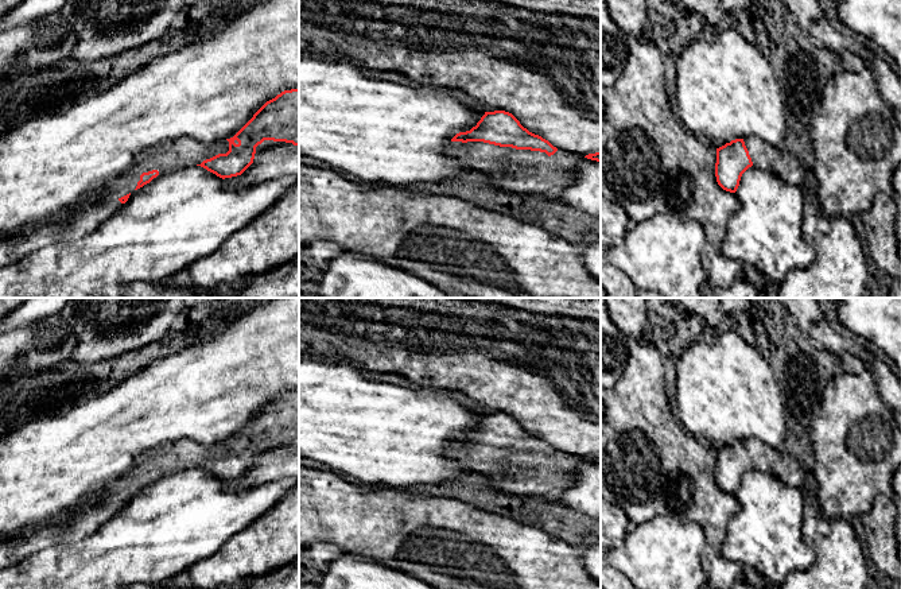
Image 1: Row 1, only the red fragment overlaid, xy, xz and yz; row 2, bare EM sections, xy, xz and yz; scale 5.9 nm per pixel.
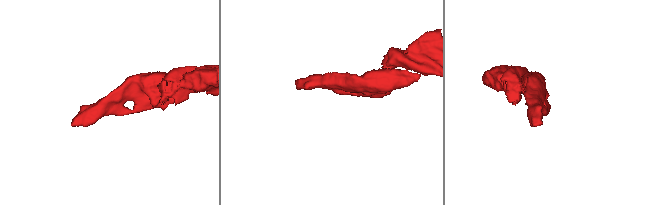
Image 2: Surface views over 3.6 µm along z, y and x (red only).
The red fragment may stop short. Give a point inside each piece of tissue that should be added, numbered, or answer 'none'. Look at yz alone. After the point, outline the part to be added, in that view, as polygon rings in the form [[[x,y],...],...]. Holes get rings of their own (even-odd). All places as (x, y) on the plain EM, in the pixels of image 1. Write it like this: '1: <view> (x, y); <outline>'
1: yz (785, 468); [[[754,438],[746,439],[745,447],[754,469],[774,476],[785,485],[793,488],[803,487],[807,478],[807,472],[795,457],[787,452],[780,453],[774,447]]]

